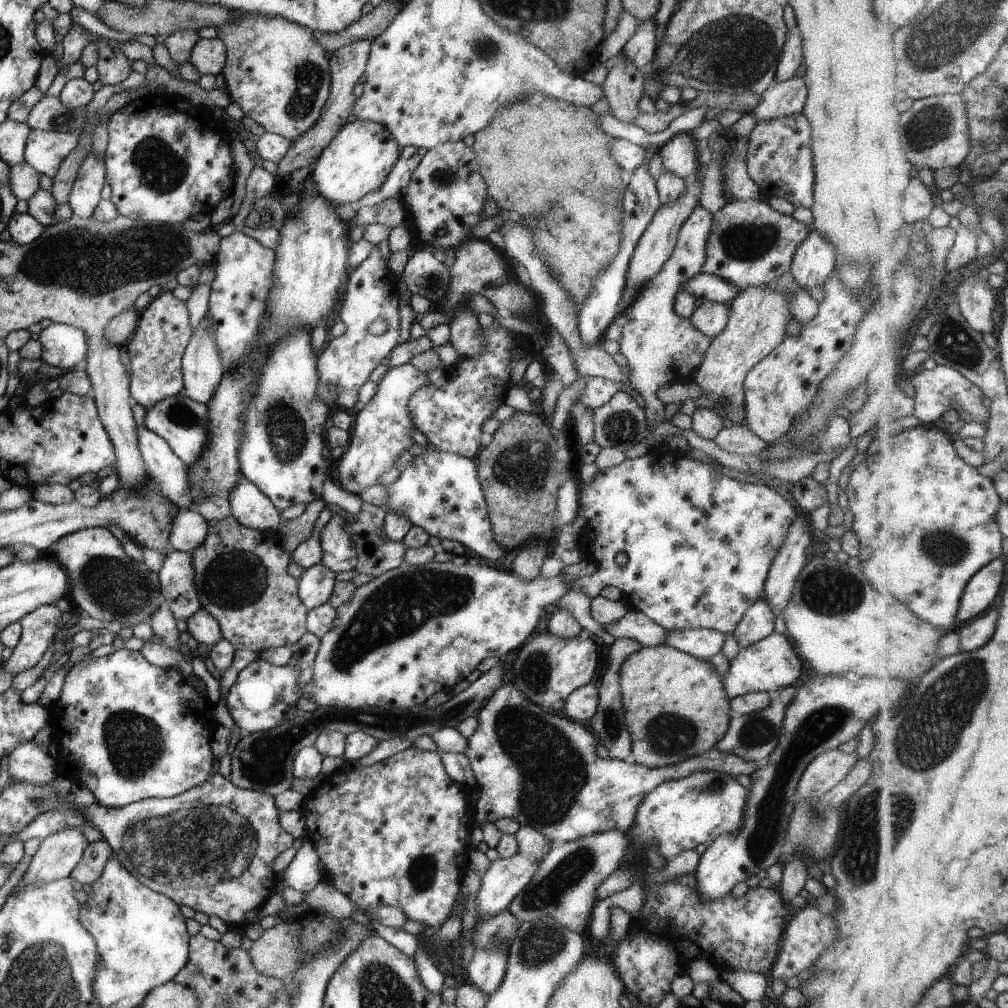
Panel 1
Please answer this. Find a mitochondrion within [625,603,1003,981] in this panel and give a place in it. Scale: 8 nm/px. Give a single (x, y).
(915, 744)

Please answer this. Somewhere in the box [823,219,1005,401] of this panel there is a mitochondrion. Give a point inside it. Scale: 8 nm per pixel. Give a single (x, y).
(952, 341)

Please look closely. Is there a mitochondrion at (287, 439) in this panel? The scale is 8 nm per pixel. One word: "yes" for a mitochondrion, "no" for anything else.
yes

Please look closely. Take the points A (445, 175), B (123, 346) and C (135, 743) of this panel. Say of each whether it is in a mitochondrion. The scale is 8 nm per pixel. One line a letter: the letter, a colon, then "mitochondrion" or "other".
A: mitochondrion
B: other
C: mitochondrion

